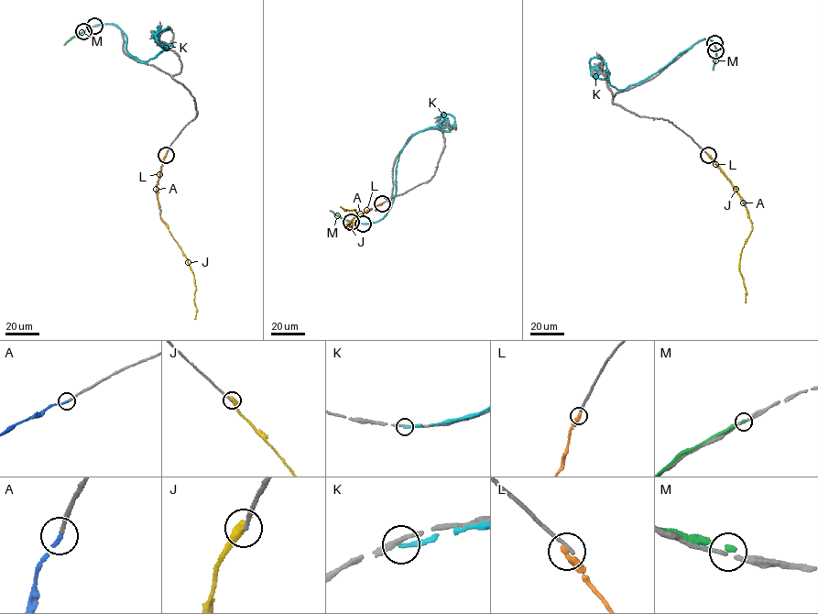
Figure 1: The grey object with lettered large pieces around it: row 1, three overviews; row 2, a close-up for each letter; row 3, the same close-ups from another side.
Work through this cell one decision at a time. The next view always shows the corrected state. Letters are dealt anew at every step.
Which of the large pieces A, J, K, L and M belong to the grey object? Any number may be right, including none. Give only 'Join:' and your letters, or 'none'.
Join: A

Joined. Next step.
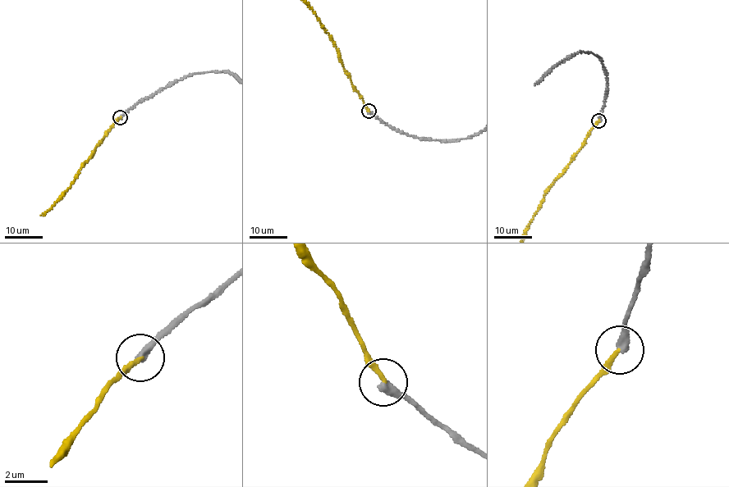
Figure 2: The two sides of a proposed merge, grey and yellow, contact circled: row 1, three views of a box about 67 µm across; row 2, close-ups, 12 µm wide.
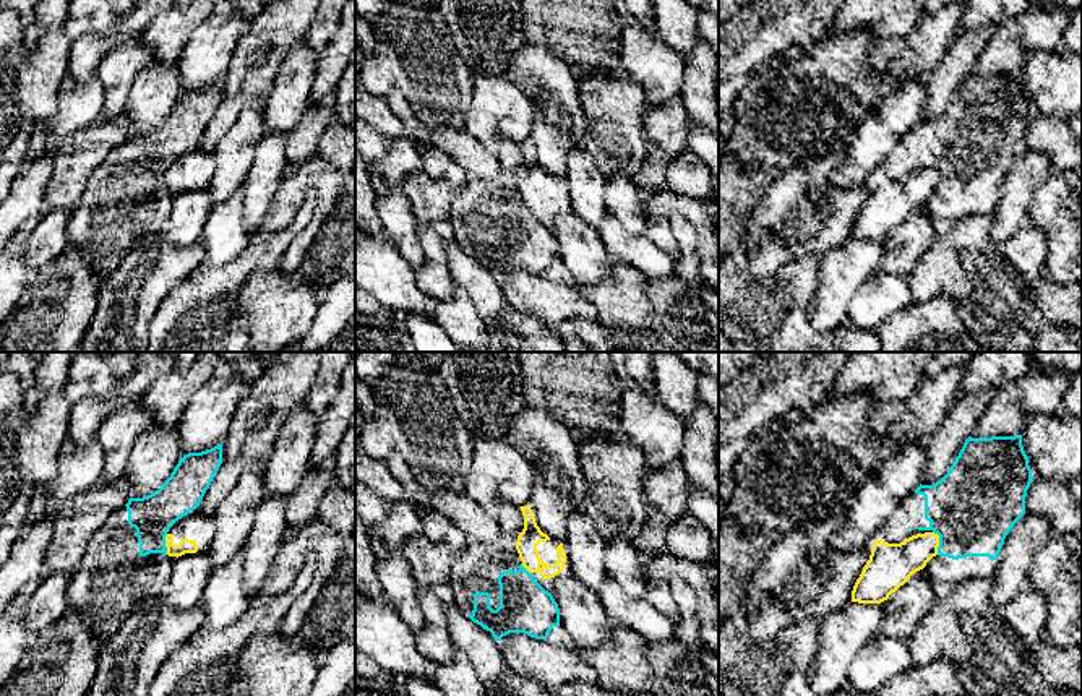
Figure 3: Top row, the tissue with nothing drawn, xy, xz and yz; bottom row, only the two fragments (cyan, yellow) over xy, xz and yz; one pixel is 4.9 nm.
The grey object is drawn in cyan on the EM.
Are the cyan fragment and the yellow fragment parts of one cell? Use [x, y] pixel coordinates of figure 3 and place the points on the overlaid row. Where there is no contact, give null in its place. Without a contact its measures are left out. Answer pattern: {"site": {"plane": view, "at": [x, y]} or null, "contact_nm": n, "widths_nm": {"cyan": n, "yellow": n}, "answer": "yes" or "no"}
{"site": {"plane": "yz", "at": [940, 542]}, "contact_nm": 120, "widths_nm": {"cyan": 420, "yellow": 200}, "answer": "no"}

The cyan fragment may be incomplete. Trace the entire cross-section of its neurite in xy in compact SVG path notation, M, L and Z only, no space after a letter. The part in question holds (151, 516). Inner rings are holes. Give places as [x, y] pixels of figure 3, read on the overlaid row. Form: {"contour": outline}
{"contour": "M222 443L185 454L165 483L143 498L130 498L94 531L78 568L71 573L67 599L83 621L105 646L127 618L149 597L164 595L172 573L165 535L190 511L196 509L222 464Z"}

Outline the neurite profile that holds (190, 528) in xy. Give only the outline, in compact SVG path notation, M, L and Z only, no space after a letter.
M198 506L169 529L165 535L167 555L174 560L206 553L214 534L213 516L206 516Z

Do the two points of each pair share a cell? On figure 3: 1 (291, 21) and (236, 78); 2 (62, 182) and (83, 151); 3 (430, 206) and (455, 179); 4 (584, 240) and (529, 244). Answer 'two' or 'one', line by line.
1: one
2: one
3: one
4: two

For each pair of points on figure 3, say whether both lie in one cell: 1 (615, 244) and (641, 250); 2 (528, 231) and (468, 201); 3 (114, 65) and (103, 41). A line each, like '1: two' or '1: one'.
1: one
2: one
3: two

